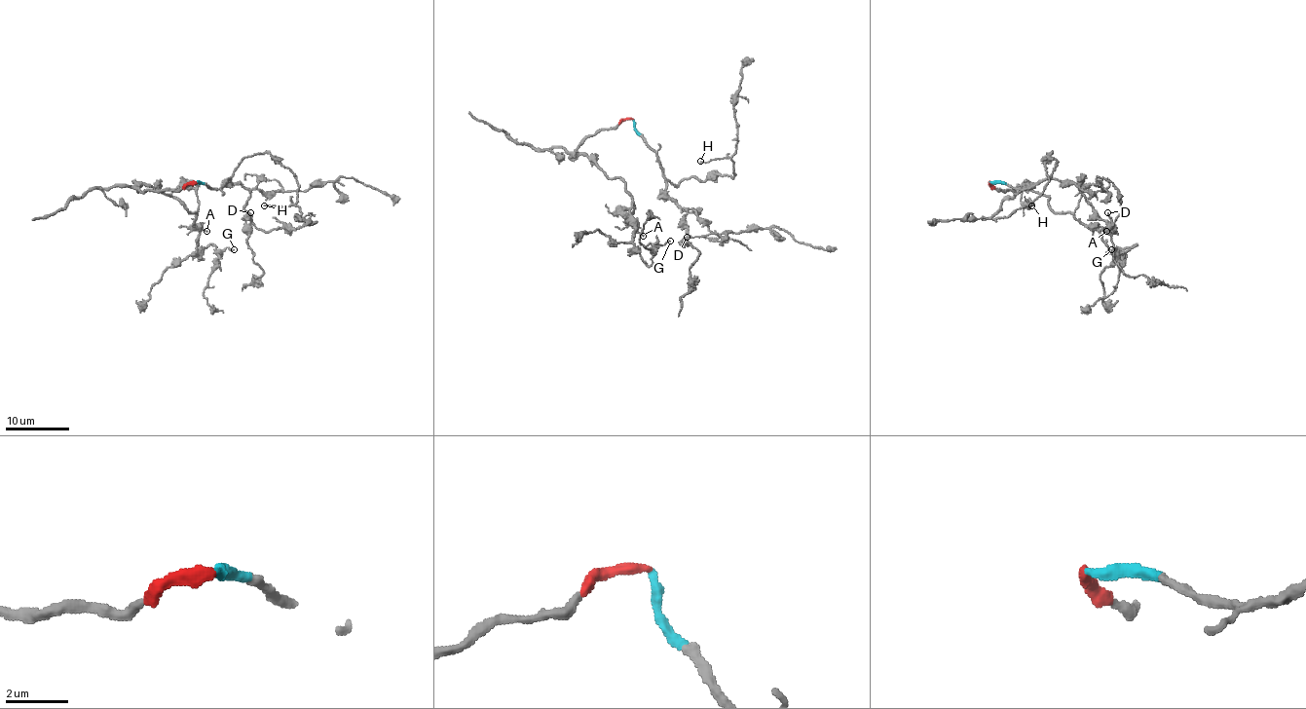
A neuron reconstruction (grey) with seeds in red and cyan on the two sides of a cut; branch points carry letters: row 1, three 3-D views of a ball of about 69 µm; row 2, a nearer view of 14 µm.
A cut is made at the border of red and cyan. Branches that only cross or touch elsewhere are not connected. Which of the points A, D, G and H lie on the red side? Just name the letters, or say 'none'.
A, G

